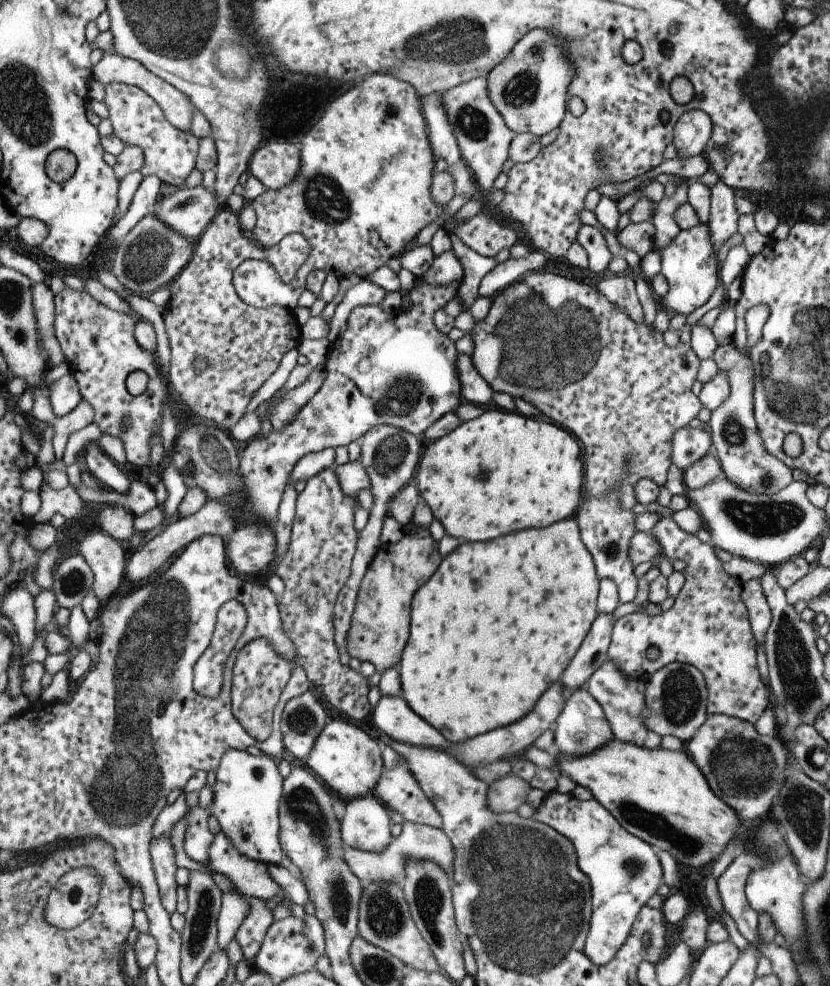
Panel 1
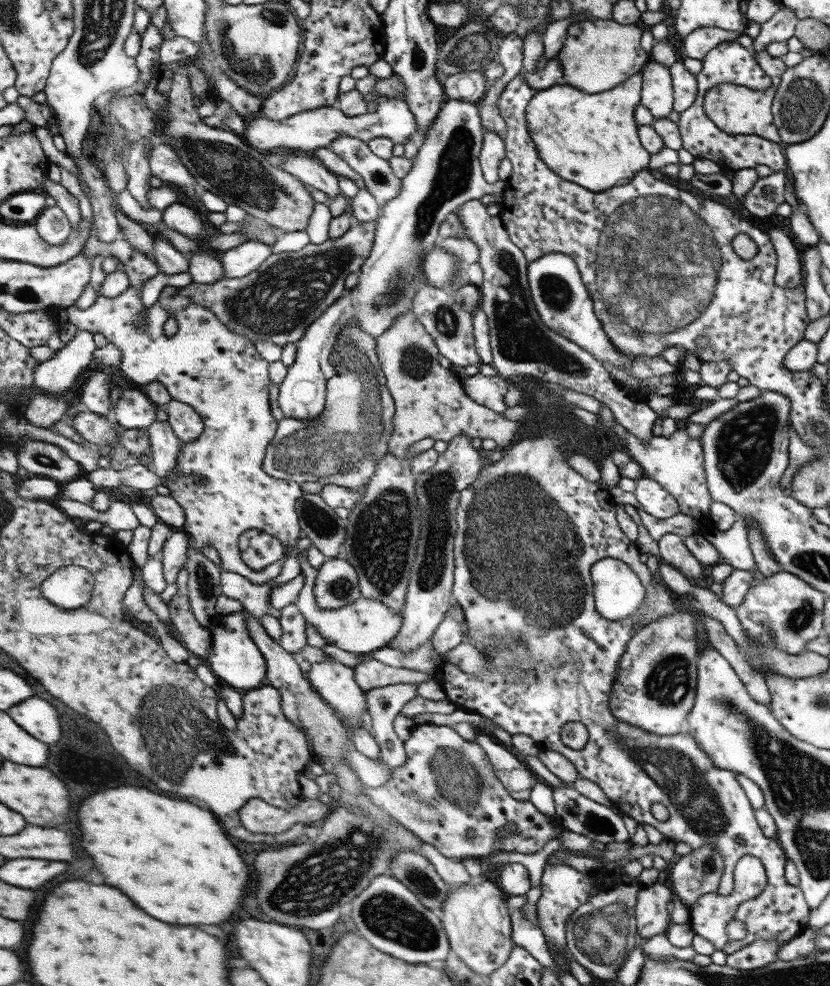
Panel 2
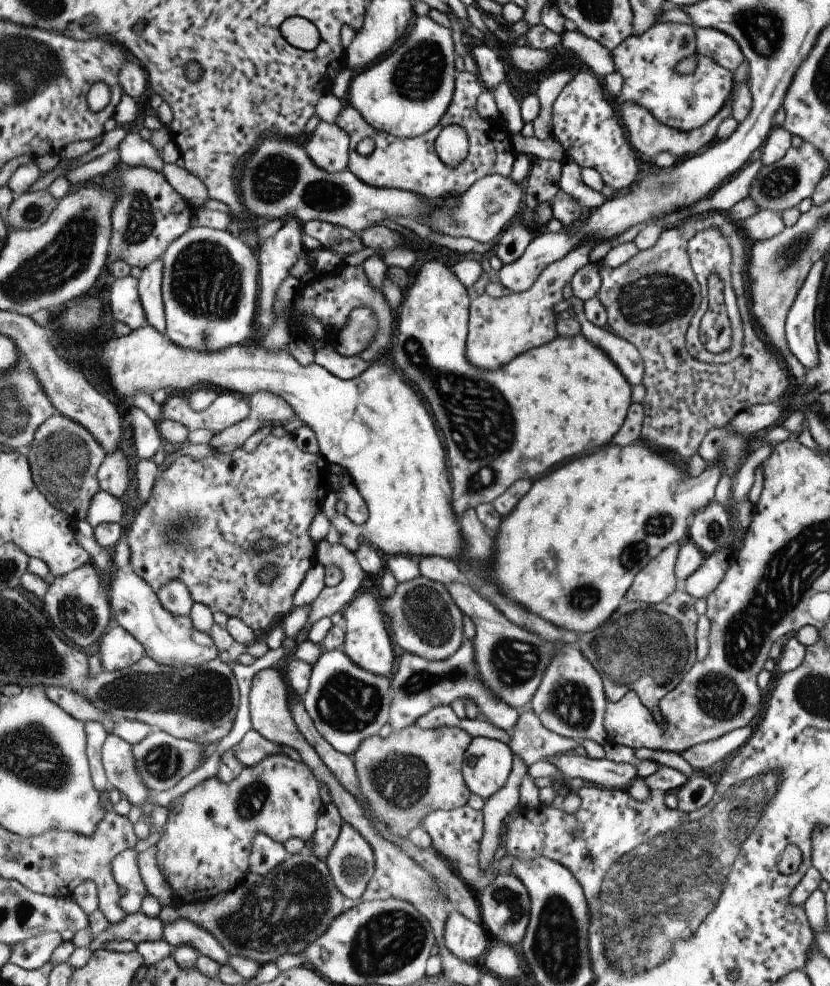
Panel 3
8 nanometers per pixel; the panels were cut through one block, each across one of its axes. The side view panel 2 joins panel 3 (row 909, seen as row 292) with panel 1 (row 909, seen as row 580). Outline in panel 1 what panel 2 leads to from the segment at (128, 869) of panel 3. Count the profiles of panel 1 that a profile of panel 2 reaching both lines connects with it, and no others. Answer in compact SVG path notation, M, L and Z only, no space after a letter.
M241 894L241 896L249 900L251 910L249 910L247 920L243 922L243 926L237 932L237 942L239 942L241 950L245 952L245 960L253 968L257 962L257 954L261 954L261 948L265 946L269 928L275 924L275 918L273 918L273 908L267 906L267 900L255 898L255 896L245 896L245 894Z

